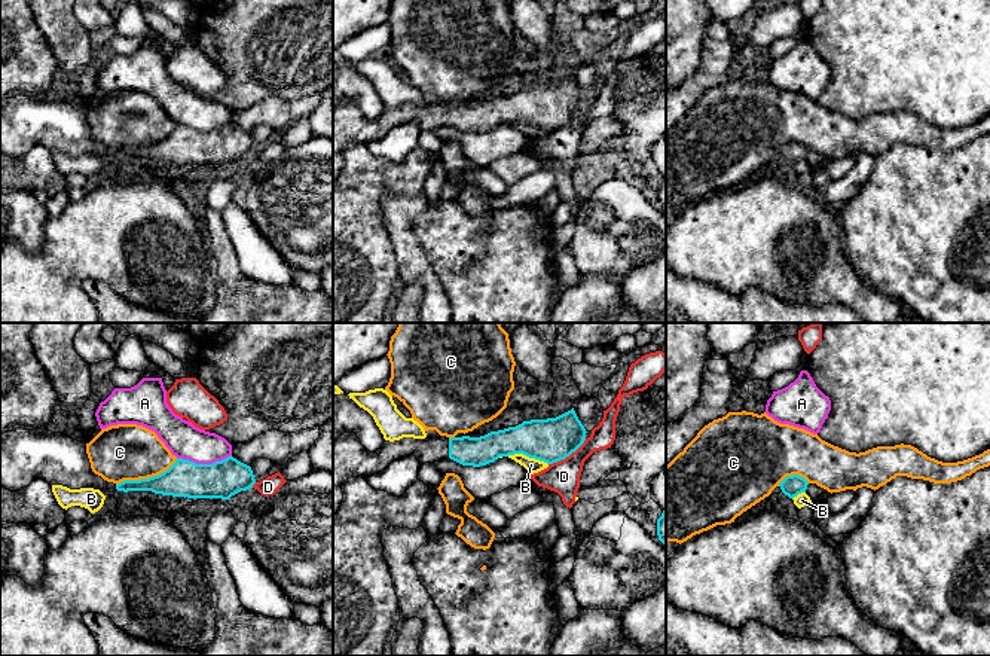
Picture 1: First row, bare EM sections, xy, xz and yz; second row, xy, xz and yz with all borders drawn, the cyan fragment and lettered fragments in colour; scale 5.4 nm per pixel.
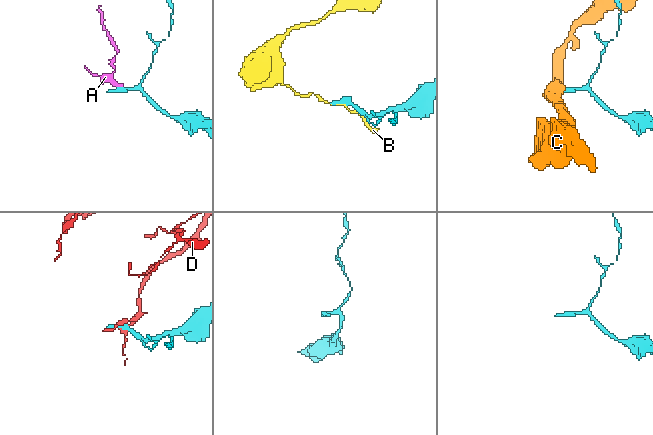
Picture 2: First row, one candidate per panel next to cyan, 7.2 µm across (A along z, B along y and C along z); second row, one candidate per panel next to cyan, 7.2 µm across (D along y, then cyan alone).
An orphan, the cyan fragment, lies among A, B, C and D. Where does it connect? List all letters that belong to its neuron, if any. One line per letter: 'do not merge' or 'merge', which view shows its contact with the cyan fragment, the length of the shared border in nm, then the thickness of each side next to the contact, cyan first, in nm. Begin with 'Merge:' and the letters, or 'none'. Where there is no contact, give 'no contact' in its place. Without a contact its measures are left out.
Merge: none
A: do not merge | xy | 300 nm | 200/190 nm
B: do not merge | xz | 220 nm | 240/80 nm
C: do not merge | xy | 360 nm | 200/300 nm
D: do not merge | xz | 240 nm | 240/180 nm

